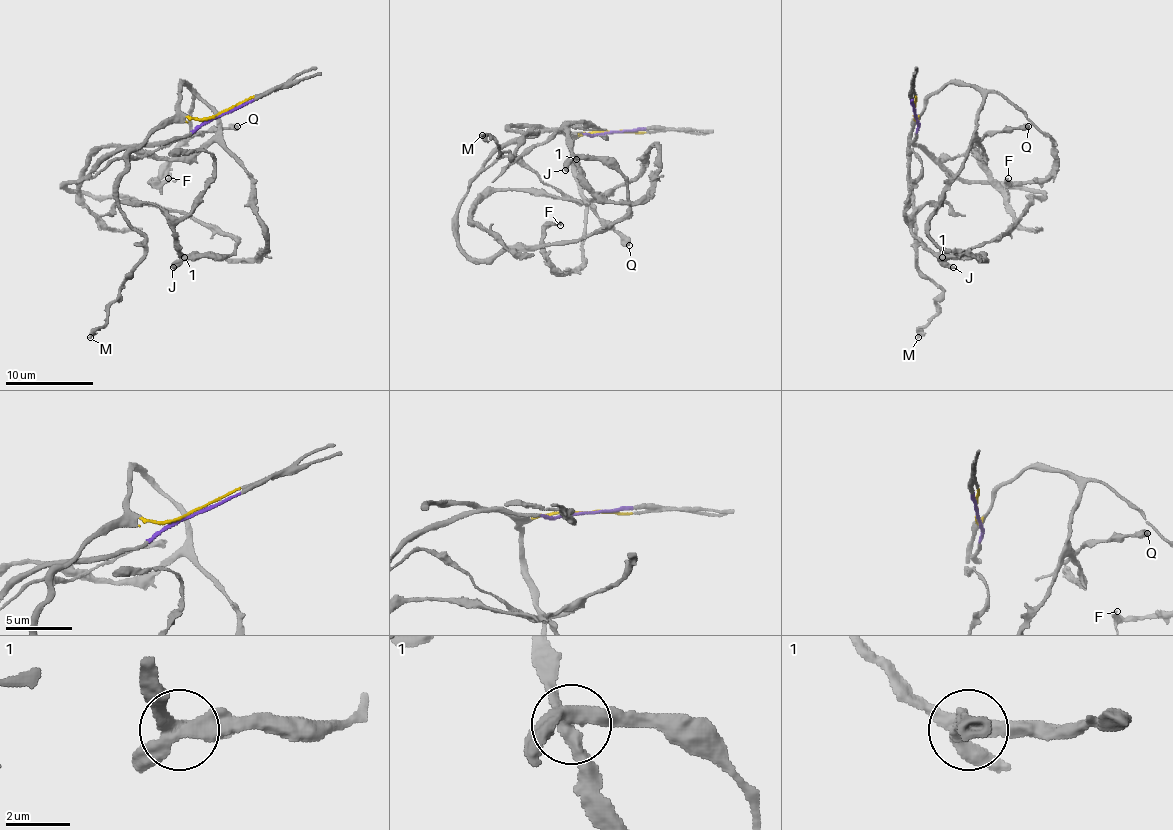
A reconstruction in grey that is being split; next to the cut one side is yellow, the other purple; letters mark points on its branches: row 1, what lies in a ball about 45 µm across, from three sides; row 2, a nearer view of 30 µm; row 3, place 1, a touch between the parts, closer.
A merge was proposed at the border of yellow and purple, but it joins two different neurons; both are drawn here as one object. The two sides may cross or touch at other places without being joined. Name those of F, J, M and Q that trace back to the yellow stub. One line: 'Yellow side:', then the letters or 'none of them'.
Yellow side: F, M

